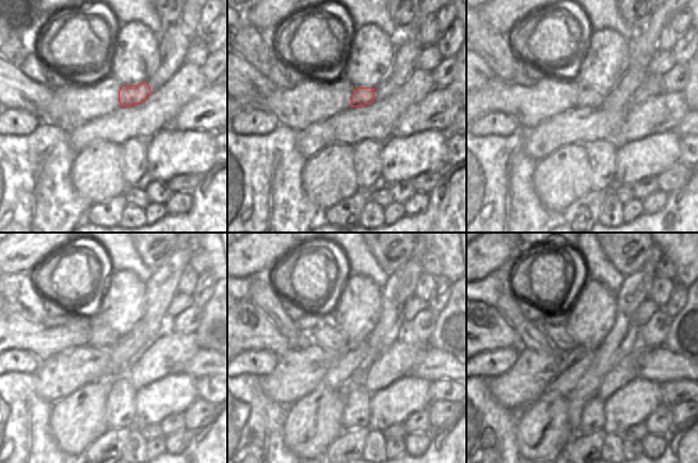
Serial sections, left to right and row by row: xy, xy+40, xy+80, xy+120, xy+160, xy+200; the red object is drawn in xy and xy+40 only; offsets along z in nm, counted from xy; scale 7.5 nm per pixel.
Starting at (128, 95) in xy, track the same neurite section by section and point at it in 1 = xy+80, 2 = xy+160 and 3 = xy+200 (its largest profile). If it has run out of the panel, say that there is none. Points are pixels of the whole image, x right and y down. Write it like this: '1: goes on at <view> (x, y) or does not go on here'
1: goes on at xy+80 (588, 96)
2: goes on at xy+160 (330, 337)
3: goes on at xy+200 (560, 336)

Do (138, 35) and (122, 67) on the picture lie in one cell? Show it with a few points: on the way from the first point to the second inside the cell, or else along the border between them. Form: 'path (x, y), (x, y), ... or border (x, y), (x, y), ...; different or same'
path (136, 43), (135, 53), (129, 60); same

